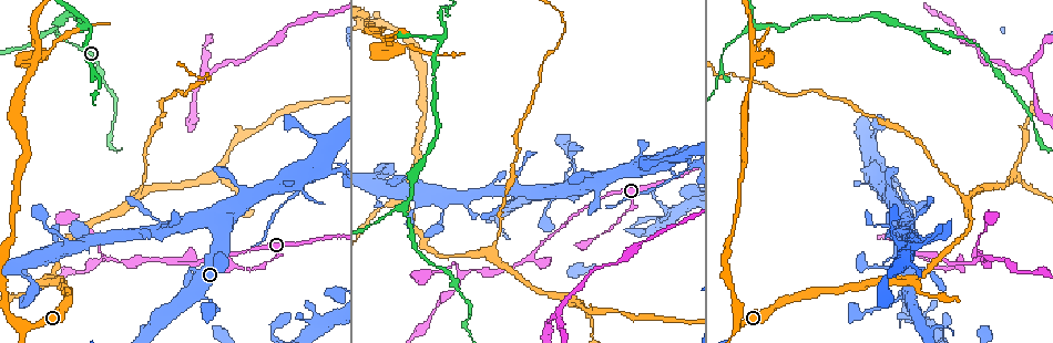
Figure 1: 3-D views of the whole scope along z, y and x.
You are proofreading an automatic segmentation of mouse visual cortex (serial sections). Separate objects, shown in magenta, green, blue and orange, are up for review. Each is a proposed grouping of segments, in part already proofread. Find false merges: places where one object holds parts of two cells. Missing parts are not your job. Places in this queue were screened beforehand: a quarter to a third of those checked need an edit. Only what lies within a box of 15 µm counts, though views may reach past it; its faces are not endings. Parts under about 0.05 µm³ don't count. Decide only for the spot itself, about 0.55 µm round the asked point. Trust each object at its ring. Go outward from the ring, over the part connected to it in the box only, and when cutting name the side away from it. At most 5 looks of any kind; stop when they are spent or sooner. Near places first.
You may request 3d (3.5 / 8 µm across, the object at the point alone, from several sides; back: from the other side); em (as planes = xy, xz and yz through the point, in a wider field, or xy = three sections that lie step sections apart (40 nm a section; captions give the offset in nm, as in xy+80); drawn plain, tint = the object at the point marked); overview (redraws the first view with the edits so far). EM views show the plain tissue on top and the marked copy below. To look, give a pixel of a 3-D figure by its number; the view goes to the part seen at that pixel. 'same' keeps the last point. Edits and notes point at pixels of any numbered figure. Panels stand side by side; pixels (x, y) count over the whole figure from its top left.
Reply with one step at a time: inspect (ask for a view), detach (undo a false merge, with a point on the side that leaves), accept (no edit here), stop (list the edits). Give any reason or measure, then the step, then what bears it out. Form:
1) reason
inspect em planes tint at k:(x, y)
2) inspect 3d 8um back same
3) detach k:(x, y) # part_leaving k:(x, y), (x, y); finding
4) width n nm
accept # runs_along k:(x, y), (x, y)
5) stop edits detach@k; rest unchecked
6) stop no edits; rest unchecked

three arms meet
inspect 3d 3.5um at 1:(334, 171)

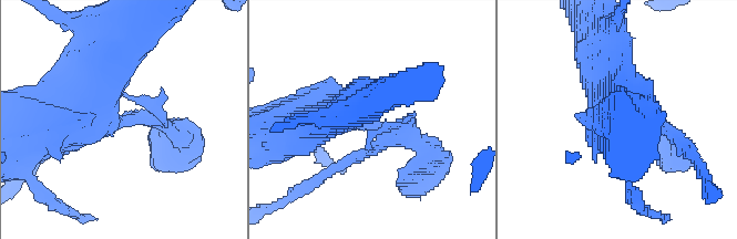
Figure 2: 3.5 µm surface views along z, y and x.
inspect em planes tint at 2:(132, 113)

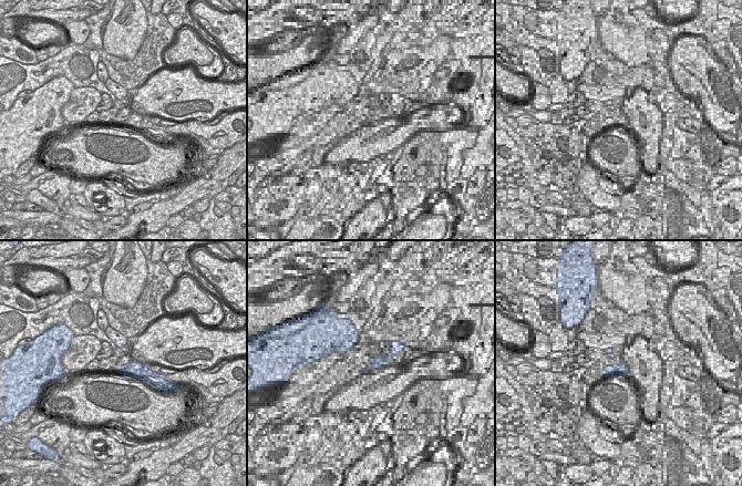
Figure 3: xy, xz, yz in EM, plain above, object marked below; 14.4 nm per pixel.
inspect em xy step 1 tint same

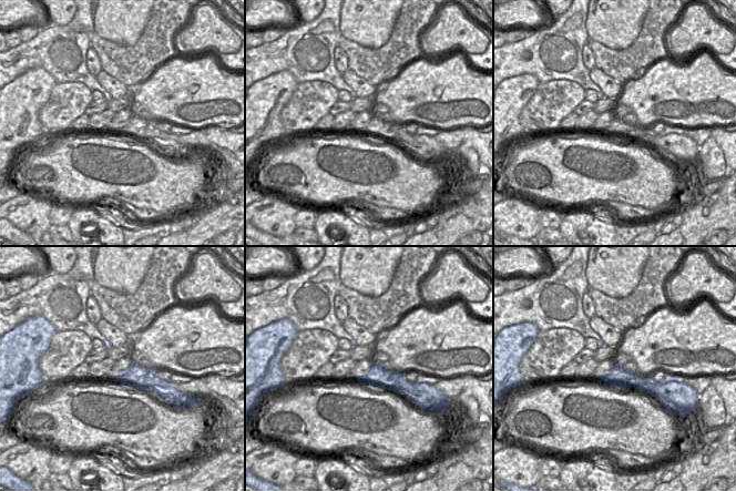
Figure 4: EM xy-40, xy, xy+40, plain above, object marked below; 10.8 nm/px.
width 220 nm
detach 2:(328, 173) # part_leaving 2:(366, 154), (297, 188), (280, 203); a second cell is stuck on

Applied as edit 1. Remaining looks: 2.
branch point
inspect 3d 3.5um back at 1:(968, 196)

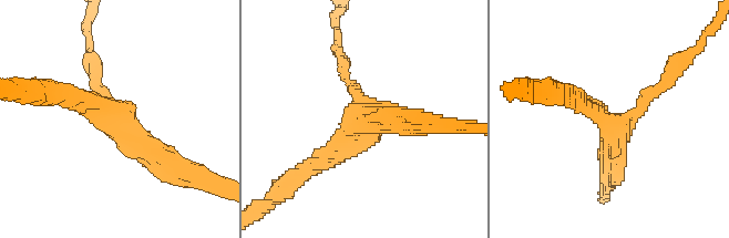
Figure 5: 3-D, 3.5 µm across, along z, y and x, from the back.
arms 3; arm_widths 150, 250, 300 nm; shape alone is not enough
inspect em planes tint at 5:(375, 117)

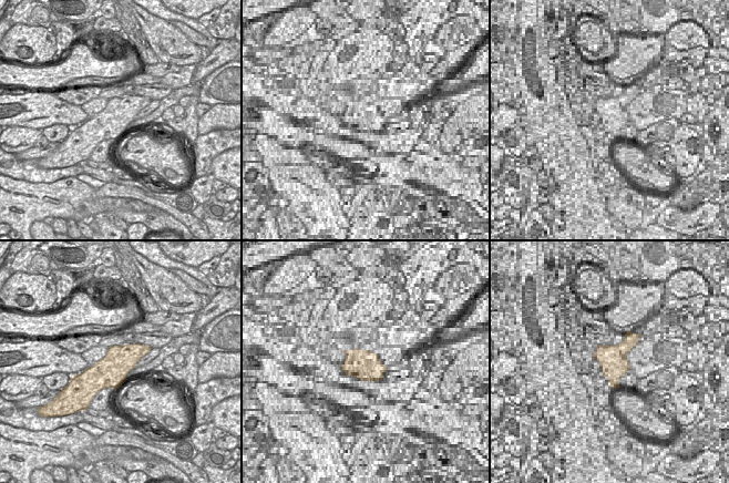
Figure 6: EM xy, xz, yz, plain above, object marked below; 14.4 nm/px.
accept # runs_along 5:(184, 173), (75, 101); all the same cell

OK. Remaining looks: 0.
stop edits detach@2; rest unchecked

